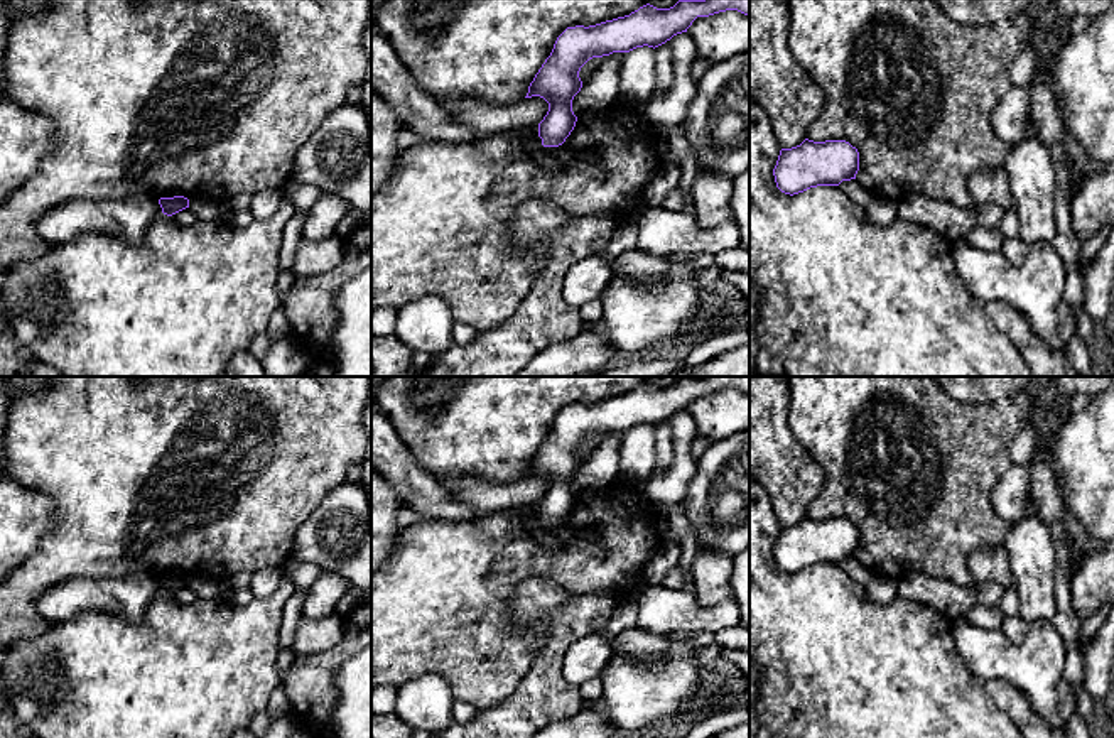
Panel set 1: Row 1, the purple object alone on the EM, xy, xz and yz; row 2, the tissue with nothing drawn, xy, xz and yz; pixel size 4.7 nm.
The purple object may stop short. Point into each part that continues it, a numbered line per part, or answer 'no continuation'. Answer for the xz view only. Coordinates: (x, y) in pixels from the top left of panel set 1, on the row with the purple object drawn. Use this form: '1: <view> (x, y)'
no continuation

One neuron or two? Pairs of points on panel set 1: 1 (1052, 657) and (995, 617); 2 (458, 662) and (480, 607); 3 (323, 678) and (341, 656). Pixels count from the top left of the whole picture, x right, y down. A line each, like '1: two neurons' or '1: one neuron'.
1: two neurons
2: one neuron
3: one neuron

